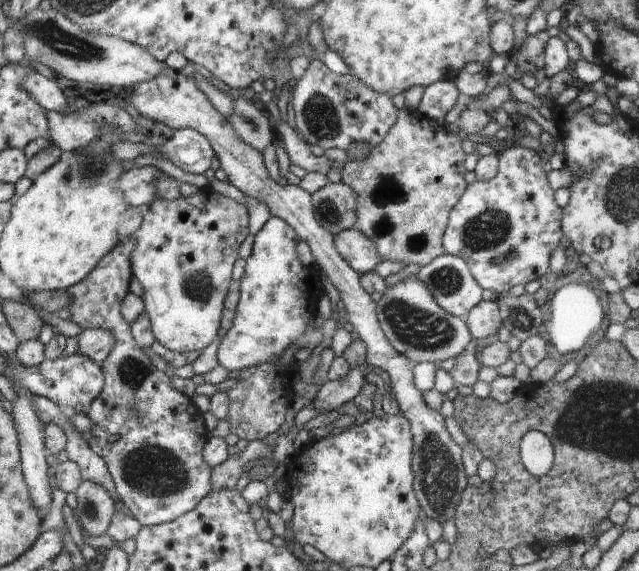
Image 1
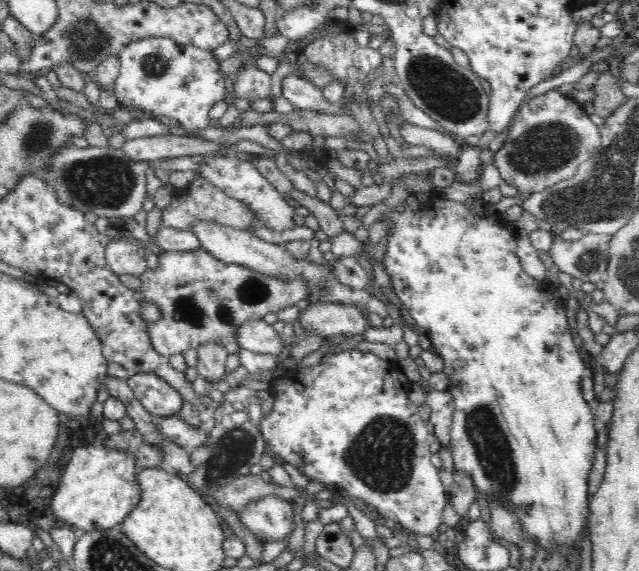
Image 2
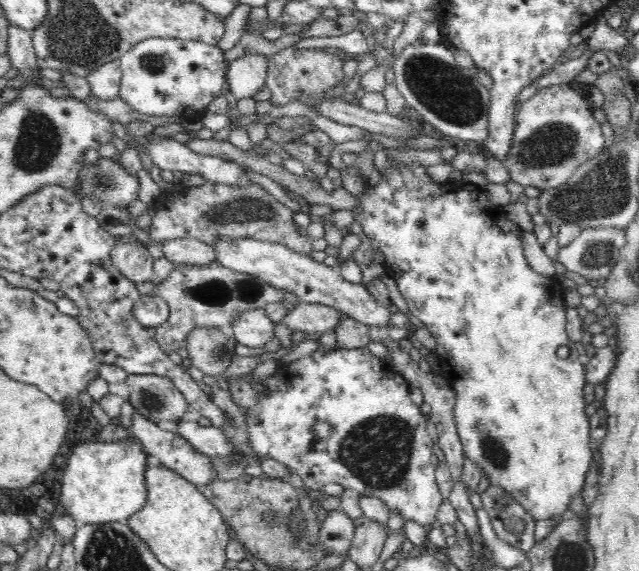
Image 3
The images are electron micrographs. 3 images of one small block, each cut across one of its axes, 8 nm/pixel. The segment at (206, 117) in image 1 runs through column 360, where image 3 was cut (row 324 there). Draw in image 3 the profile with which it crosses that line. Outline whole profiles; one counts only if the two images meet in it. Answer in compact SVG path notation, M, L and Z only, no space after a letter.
M302 301L281 322L292 332L322 335L336 330L341 321L340 312L336 308Z

